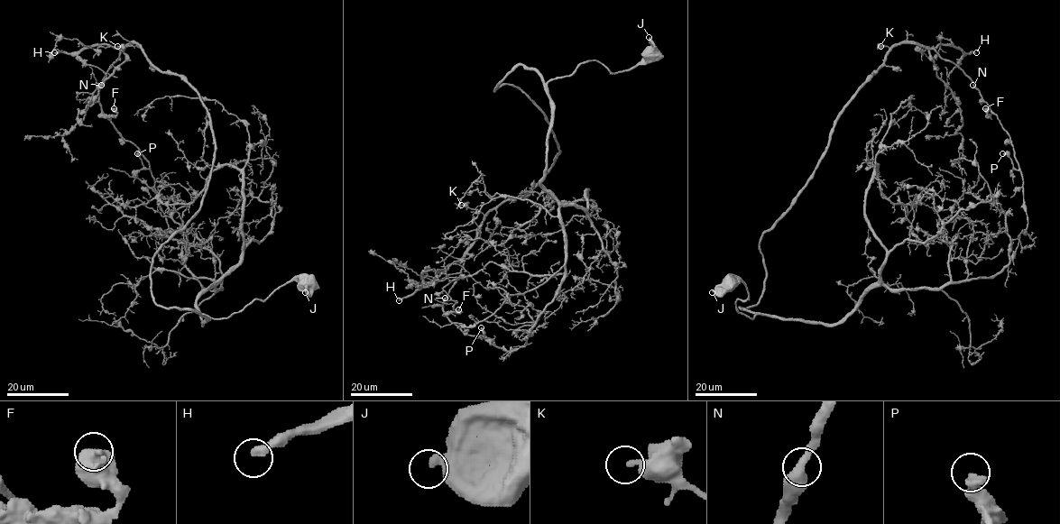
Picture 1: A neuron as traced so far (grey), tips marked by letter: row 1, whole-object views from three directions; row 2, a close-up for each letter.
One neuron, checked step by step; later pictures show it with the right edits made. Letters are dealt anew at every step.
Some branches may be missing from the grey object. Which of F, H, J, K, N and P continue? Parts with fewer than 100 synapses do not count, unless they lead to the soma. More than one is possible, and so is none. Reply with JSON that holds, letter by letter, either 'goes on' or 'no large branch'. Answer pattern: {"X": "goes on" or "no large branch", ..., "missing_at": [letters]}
{"F": "no large branch", "H": "goes on", "J": "no large branch", "K": "no large branch", "N": "no large branch", "P": "no large branch", "missing_at": ["H"]}

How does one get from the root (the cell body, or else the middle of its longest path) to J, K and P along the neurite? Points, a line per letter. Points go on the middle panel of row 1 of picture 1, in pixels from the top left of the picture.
J: (653, 55), (649, 37)
K: (653, 55), (545, 83), (517, 65), (494, 90), (523, 92), (558, 152), (524, 196), (461, 205)
P: (653, 55), (548, 83), (540, 183), (564, 279), (528, 344), (481, 327)

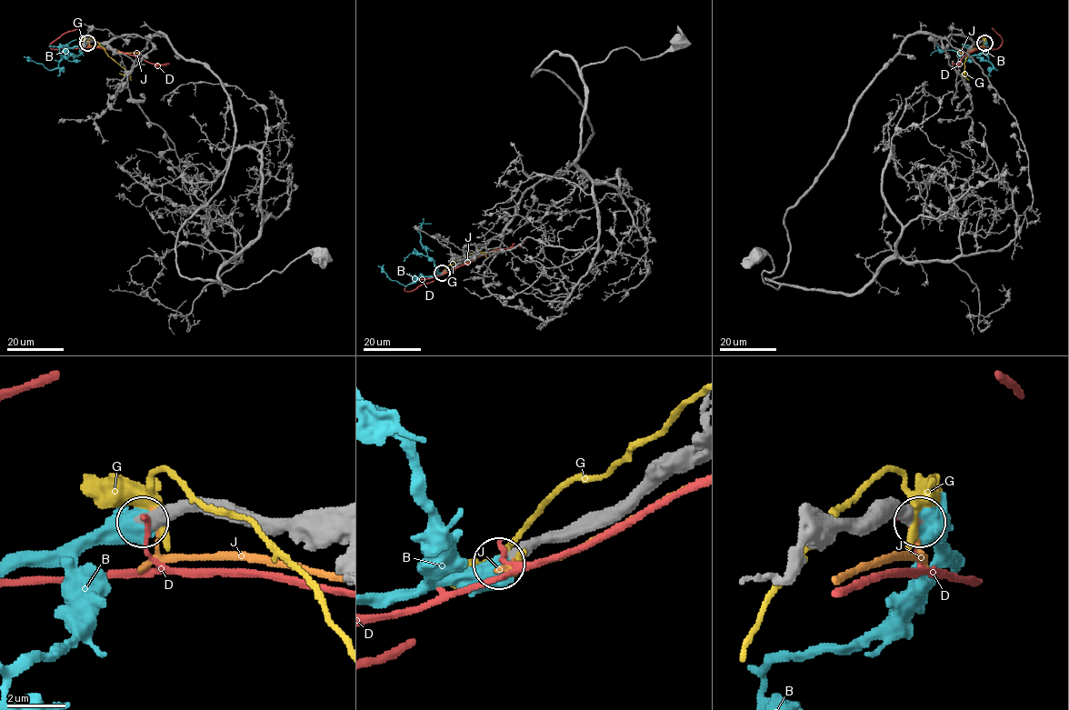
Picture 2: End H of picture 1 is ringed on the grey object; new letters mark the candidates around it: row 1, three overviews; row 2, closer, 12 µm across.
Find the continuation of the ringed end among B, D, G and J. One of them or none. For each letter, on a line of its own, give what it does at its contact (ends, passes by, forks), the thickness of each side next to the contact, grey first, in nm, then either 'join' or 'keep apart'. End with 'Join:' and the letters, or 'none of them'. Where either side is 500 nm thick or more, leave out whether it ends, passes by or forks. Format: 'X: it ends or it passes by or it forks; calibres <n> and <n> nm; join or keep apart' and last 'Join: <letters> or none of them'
B: calibres 480 and 800 nm; join
D: calibres 500 and 150 nm; keep apart
G: calibres 550 and 360 nm; keep apart
J: calibres 550 and 120 nm; keep apart
Join: B

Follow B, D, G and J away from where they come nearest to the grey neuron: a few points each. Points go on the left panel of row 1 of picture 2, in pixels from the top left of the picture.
B: (87, 43), (69, 47), (56, 67), (52, 70), (24, 56)
D: (88, 43), (90, 47), (122, 51), (157, 64), (169, 64)
G: (89, 42), (90, 37), (104, 49), (131, 80)
J: (88, 42), (89, 46), (141, 54)

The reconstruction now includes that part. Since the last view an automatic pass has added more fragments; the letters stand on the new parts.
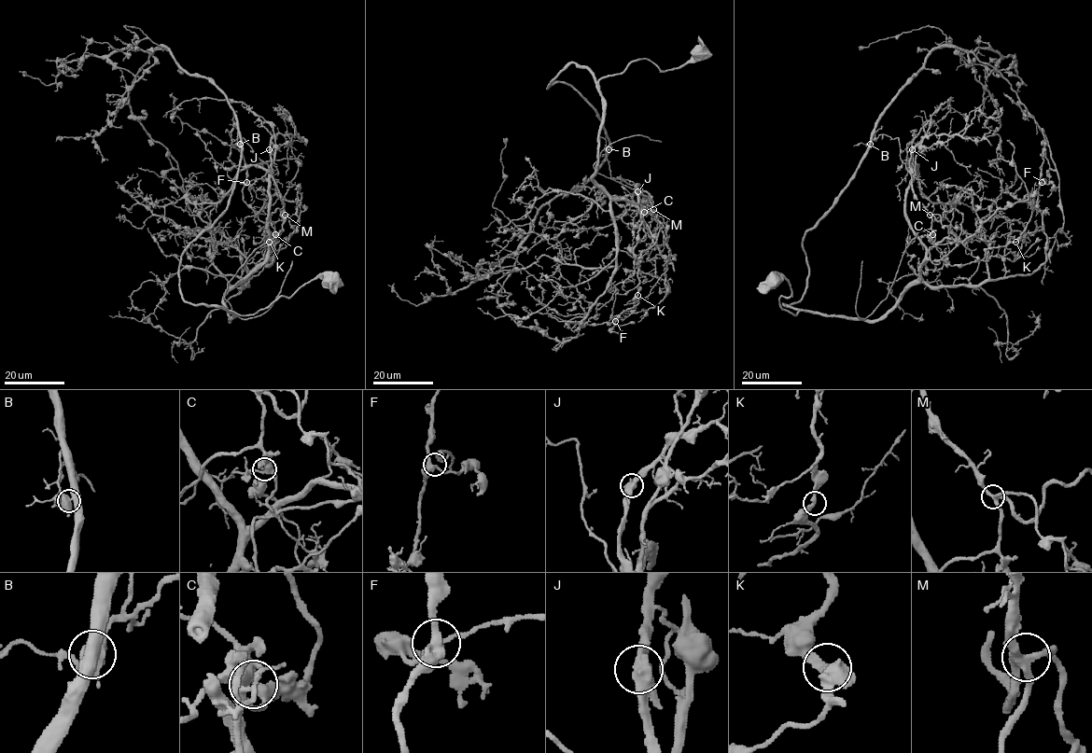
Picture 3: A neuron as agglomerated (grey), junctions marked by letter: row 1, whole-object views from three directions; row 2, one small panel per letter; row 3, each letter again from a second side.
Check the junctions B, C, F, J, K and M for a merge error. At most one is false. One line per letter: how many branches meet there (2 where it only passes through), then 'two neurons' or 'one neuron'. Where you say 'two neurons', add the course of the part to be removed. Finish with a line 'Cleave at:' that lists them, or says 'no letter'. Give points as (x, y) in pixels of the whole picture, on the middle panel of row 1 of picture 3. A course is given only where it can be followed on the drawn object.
B: 5 branches meet; two neurons; foreign part runs (608, 149), (612, 177), (646, 192), (662, 226), (634, 261), (638, 302), (611, 323), (566, 321), (541, 283)
C: 3 branches meet; one neuron
F: 3 branches meet; one neuron
J: 2 branches meet; one neuron
K: 2 branches meet; one neuron
M: 4 branches meet; one neuron
Cleave at: B

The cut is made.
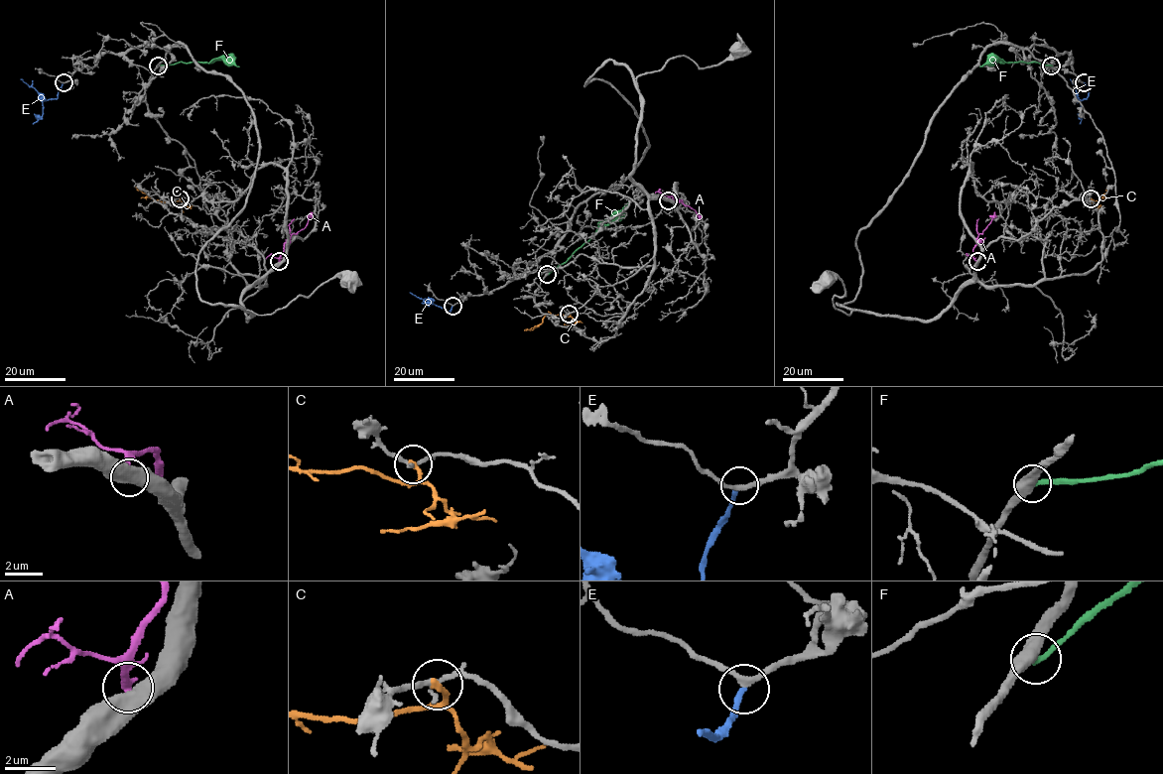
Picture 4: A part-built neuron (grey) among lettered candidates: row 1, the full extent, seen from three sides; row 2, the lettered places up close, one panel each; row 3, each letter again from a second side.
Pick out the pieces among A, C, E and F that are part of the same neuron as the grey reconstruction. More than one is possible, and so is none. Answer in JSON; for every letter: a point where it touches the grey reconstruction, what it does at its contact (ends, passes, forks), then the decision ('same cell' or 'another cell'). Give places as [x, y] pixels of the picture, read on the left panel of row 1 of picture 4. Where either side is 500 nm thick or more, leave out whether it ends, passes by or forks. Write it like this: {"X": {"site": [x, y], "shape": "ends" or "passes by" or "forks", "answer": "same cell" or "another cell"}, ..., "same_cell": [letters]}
{"A": {"site": [279, 261], "answer": "another cell"}, "C": {"site": [180, 198], "shape": "ends", "answer": "another cell"}, "E": {"site": [64, 82], "shape": "ends", "answer": "same cell"}, "F": {"site": [158, 65], "shape": "ends", "answer": "another cell"}, "same_cell": ["E"]}

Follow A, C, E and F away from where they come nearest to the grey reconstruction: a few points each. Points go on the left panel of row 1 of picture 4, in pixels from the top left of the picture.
A: (279, 261), (286, 242), (306, 226), (313, 212)
C: (180, 198), (172, 202), (154, 200), (135, 187)
E: (63, 82), (57, 98), (44, 100), (21, 79)
F: (159, 65), (179, 62), (213, 63), (220, 59), (239, 66)

